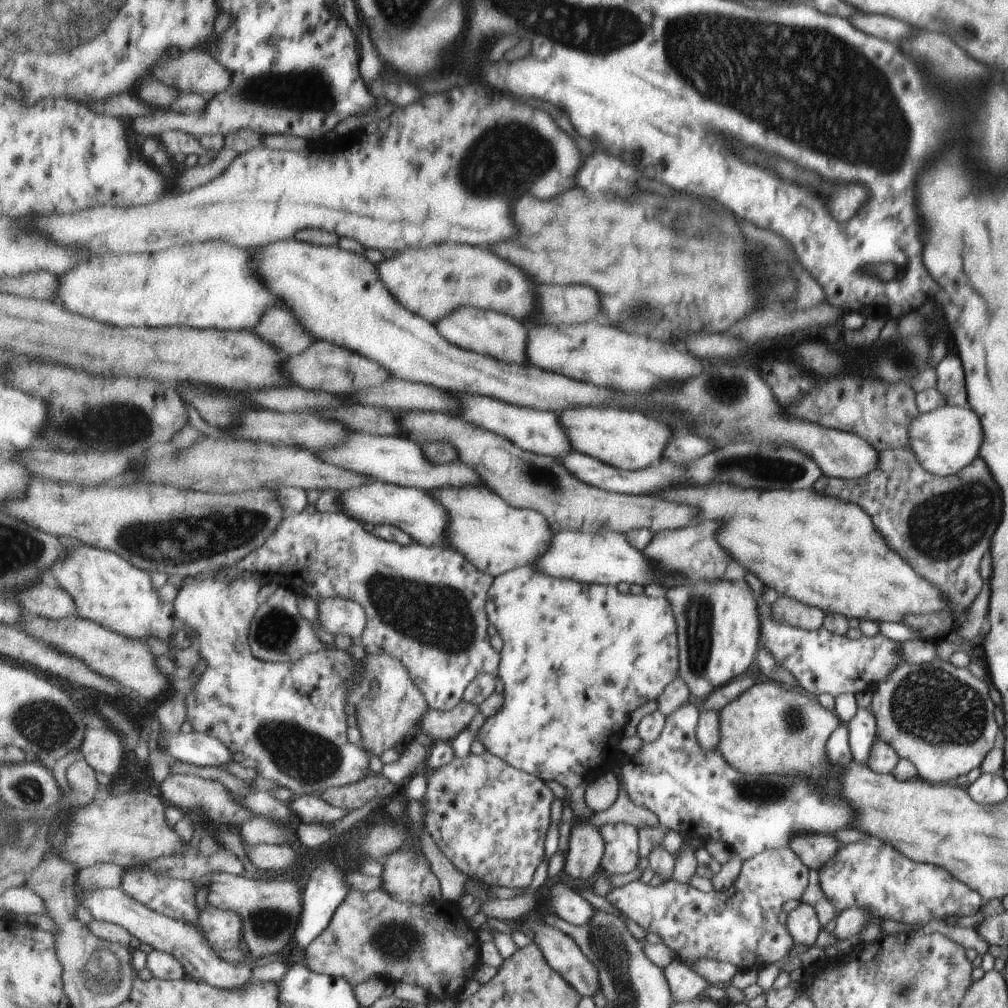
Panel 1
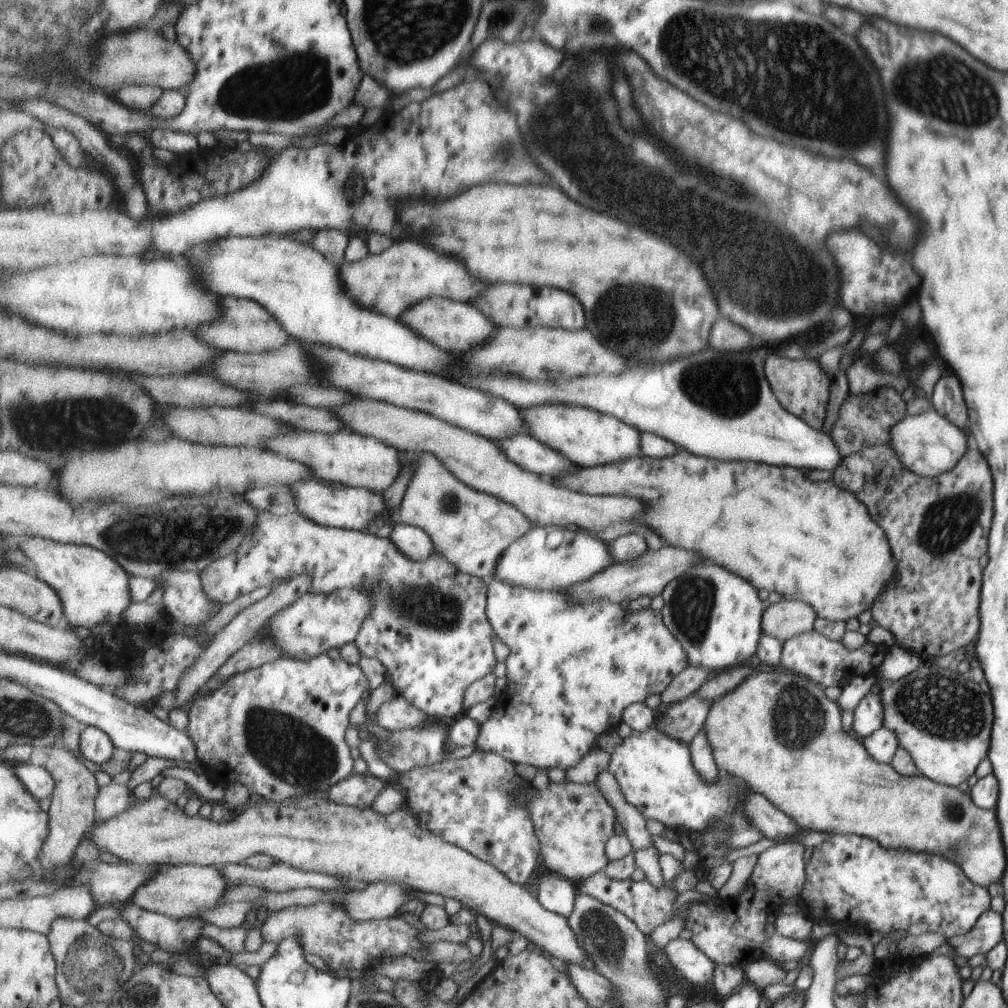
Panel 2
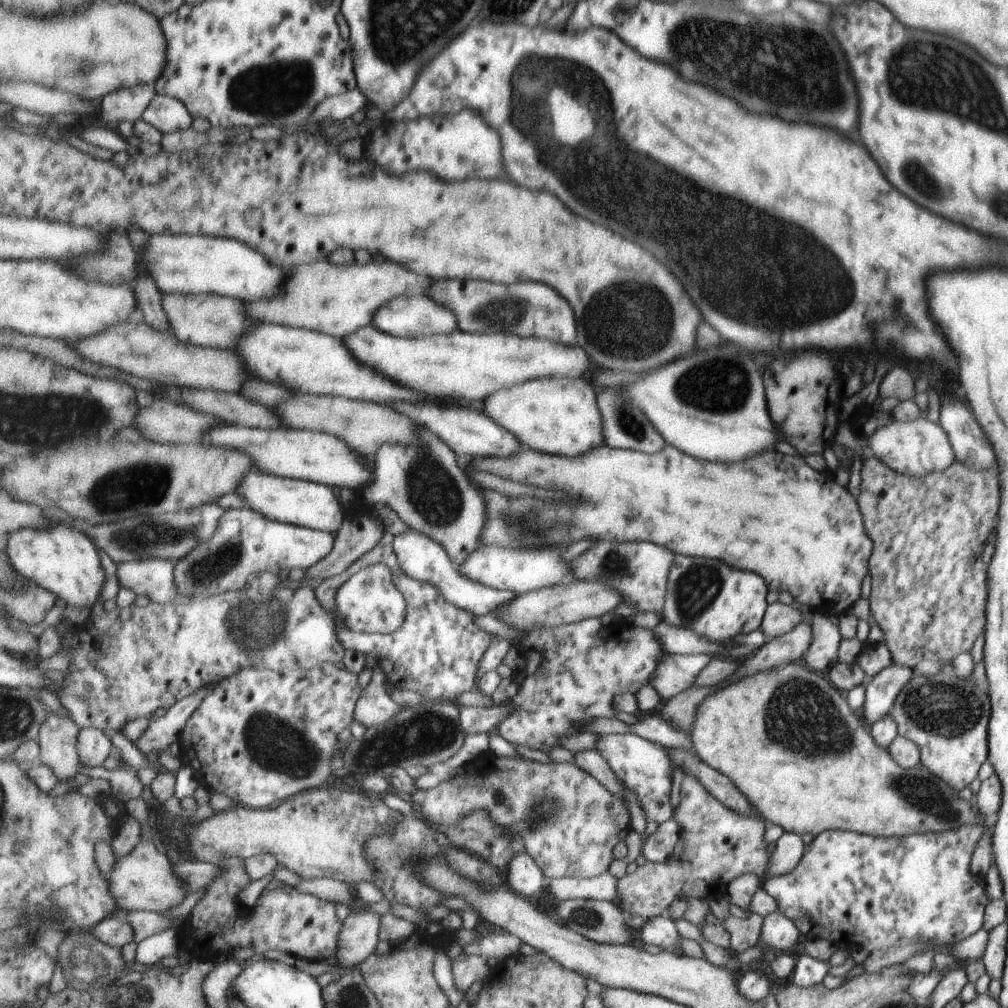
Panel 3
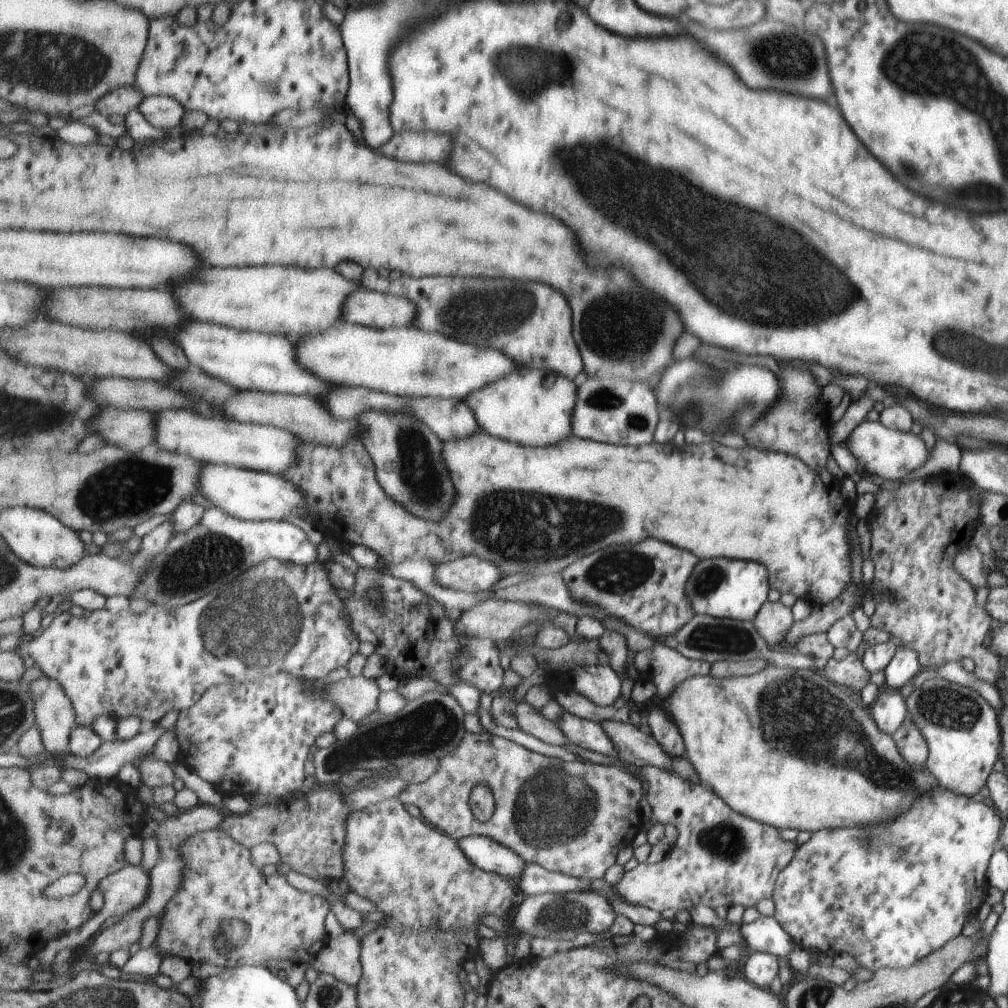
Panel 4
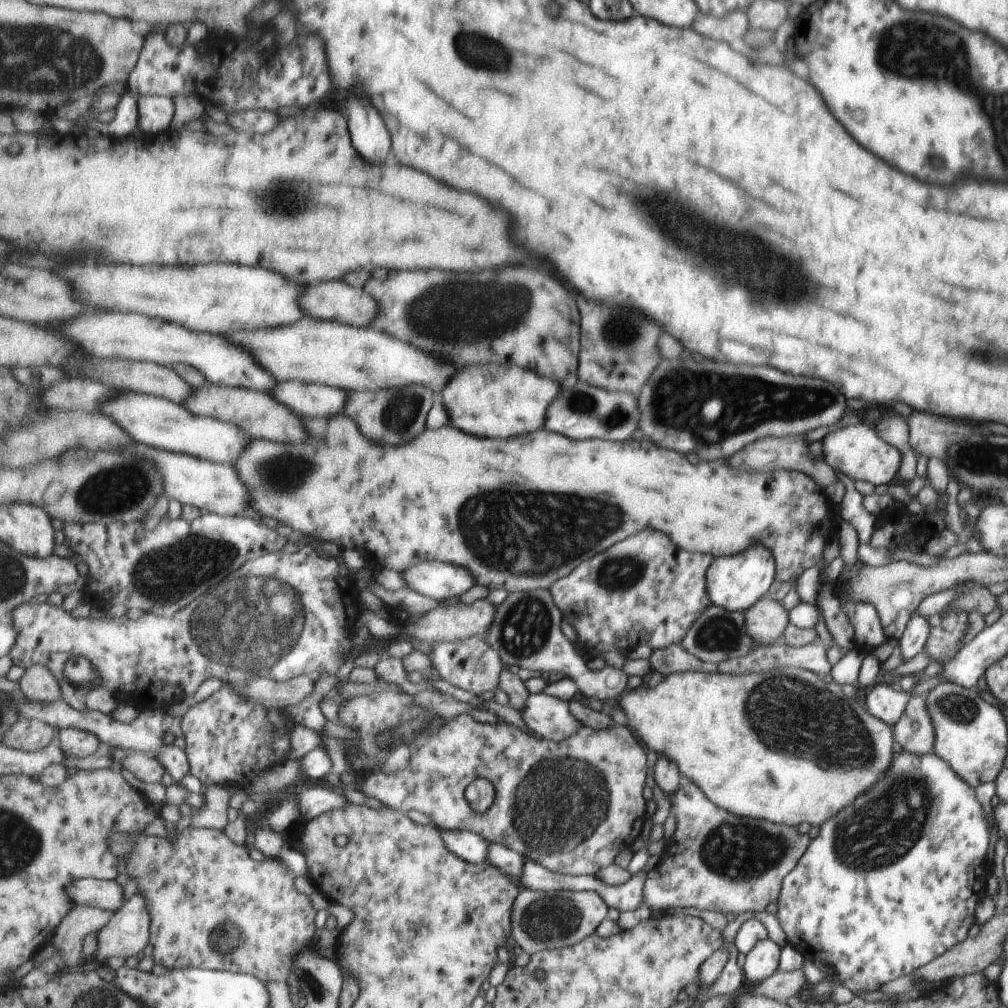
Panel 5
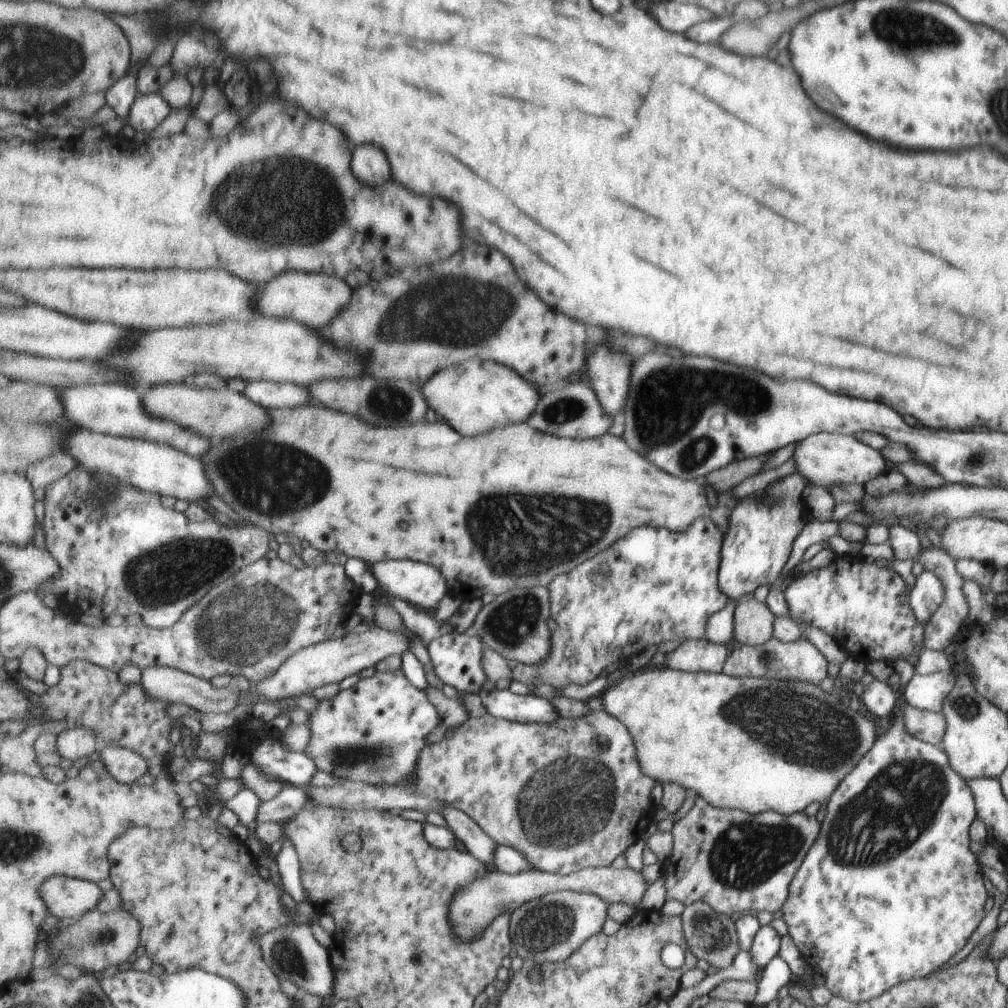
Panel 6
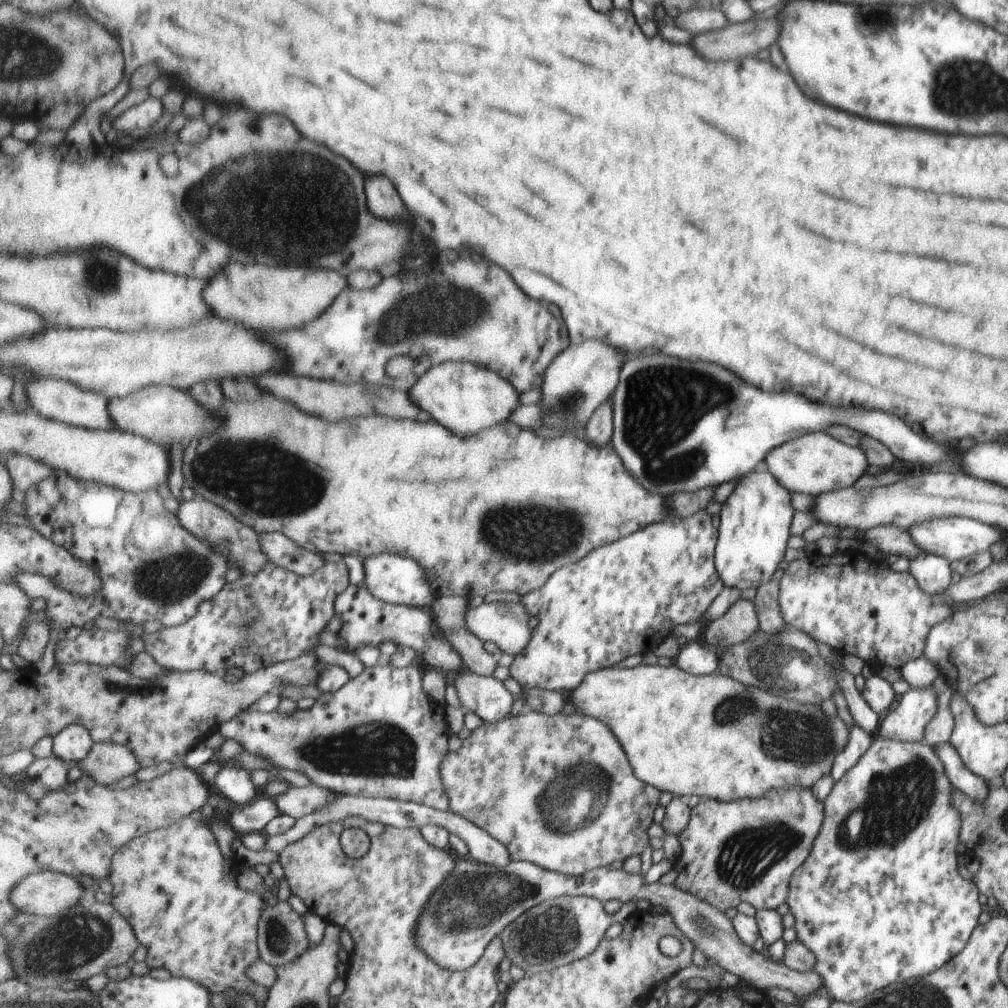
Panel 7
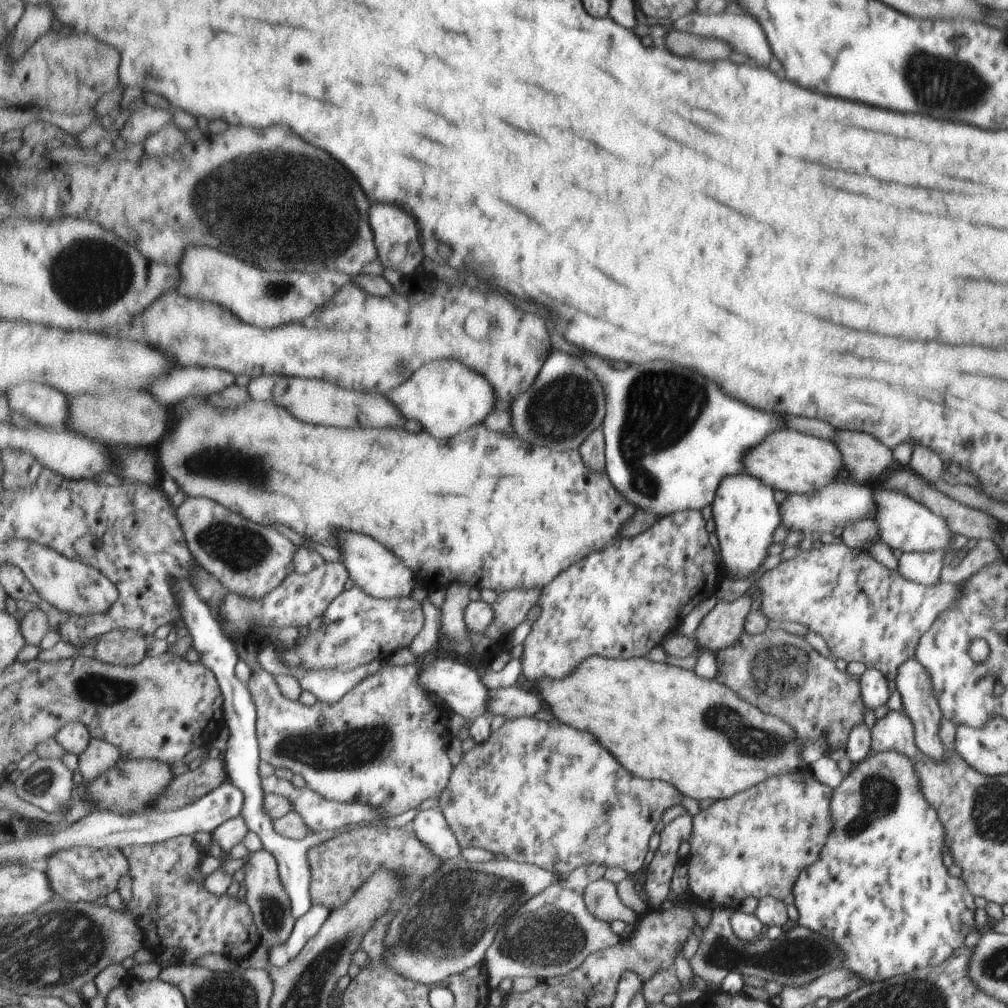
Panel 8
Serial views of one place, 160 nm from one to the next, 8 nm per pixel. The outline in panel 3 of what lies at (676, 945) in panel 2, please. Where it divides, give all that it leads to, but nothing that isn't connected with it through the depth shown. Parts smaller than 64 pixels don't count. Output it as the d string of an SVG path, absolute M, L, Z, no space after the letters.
M665 914L647 919L640 930L640 940L642 942L662 946L664 951L673 953L676 953L676 950L674 951L676 945L681 947L678 943L678 935L673 920Z

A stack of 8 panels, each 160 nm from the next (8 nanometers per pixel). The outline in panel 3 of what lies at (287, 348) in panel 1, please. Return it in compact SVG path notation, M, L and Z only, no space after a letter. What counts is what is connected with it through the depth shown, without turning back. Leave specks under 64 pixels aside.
M168 294L164 296L164 308L168 308L170 322L180 340L198 344L198 346L214 346L214 348L230 348L236 338L254 326L254 320L244 316L242 300L208 296L208 294Z

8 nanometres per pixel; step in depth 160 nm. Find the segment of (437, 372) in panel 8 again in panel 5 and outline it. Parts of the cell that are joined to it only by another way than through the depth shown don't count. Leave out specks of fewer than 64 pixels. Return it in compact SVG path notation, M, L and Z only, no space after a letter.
M476 364L476 368L460 370L443 390L442 396L452 422L464 432L488 438L518 438L548 422L550 406L561 390L559 381L532 369L506 364Z

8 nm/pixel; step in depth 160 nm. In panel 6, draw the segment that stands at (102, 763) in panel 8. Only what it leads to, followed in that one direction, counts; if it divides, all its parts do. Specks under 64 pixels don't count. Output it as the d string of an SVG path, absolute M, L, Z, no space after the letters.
M117 744L101 746L101 759L108 770L122 783L134 784L148 774L148 759L135 750Z

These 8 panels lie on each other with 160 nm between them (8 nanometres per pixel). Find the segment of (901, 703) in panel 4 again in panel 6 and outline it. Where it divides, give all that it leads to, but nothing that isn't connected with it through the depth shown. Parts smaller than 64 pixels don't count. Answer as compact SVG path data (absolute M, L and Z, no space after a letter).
M874 679L867 686L860 688L858 697L861 697L870 714L885 723L888 723L896 712L897 694L892 691L888 682Z

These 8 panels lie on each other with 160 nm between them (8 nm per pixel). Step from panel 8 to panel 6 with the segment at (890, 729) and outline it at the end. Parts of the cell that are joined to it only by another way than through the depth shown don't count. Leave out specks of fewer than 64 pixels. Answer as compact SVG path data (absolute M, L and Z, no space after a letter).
M953 668L929 675L915 673L904 689L903 698L910 707L942 713L944 699L956 681L957 674Z

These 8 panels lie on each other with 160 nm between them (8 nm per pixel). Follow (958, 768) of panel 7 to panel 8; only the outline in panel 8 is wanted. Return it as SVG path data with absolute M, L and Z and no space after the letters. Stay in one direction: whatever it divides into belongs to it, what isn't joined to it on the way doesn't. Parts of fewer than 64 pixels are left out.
M910 657L906 663L899 667L899 678L895 680L896 690L902 698L903 710L912 721L914 727L915 743L920 754L943 759L945 755L944 744L939 737L941 723L941 710L933 693L933 686L928 671L918 662L918 659Z

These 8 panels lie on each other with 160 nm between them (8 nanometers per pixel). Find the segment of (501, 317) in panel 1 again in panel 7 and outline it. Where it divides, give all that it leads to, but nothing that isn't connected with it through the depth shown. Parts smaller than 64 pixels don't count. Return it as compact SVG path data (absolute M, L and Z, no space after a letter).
M229 264L210 279L205 296L216 316L227 321L236 321L247 325L249 329L260 332L303 329L312 321L319 319L332 308L343 290L350 286L349 277L341 270L328 268L294 268L294 266L262 266L262 264Z

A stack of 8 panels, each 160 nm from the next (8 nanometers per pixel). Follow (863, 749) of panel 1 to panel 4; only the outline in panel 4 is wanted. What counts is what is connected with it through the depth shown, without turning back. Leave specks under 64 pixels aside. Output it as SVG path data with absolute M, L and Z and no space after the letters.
M897 647L890 663L884 669L886 681L883 688L904 694L914 675L922 670L917 650Z

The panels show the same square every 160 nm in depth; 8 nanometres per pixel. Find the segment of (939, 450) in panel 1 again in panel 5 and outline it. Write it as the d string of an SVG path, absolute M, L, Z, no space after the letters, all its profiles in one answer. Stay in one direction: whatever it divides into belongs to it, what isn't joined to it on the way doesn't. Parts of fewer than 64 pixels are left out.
M861 421L856 426L844 426L834 432L830 432L821 440L824 444L822 457L832 466L832 469L840 470L848 478L866 480L872 485L890 484L896 479L898 468L902 464L902 452L894 444L890 444L880 436L874 424Z

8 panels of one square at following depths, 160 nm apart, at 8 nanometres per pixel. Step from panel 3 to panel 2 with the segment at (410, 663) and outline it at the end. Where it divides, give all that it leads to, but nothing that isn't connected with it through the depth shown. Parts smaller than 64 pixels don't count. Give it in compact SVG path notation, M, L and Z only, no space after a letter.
M260 511L258 516L258 526L256 526L256 532L252 536L248 536L244 540L244 544L240 546L240 550L236 554L230 554L230 556L223 556L220 560L214 562L210 568L206 568L201 574L204 586L206 586L206 592L208 596L212 596L212 600L216 600L218 603L231 603L234 600L238 600L240 596L246 596L246 594L252 594L254 590L271 586L271 583L276 580L290 581L298 576L303 576L306 573L312 573L314 577L314 584L311 588L311 592L318 593L332 593L346 587L358 587L359 589L368 589L373 592L373 599L375 600L375 608L372 614L367 618L366 624L363 626L359 637L356 640L356 644L360 647L361 653L365 657L377 658L386 666L386 675L390 678L390 681L398 691L400 695L404 695L411 703L414 703L418 708L426 711L430 716L434 718L446 719L455 721L462 714L466 712L465 701L467 700L468 689L479 680L482 680L485 676L492 674L498 666L498 657L495 651L495 638L494 634L495 626L492 624L491 618L487 613L487 606L489 603L489 585L486 580L481 577L472 576L471 574L462 572L455 564L452 564L451 560L444 557L439 552L427 561L415 561L403 553L391 537L382 538L368 533L367 531L357 531L354 529L343 529L338 527L327 527L318 524L311 518L304 516L302 512L295 514L288 514L286 516L276 516L270 512Z

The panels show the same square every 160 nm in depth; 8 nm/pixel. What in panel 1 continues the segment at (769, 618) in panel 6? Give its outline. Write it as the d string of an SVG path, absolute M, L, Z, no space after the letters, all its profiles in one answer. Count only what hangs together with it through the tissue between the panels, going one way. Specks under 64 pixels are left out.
M780 595L768 609L778 622L795 625L796 628L816 631L823 627L827 614L820 608L802 604L798 600L792 600L788 596Z

